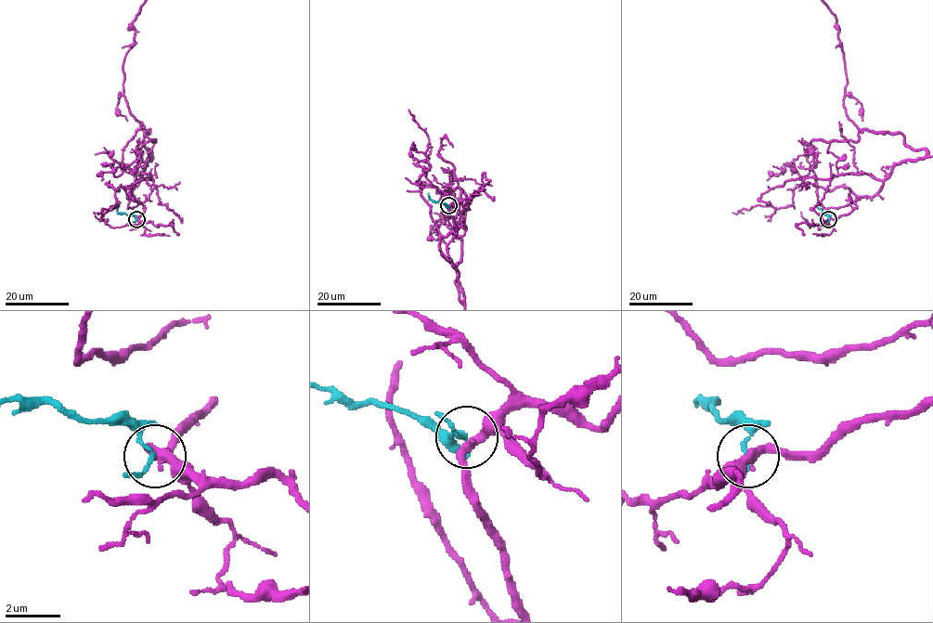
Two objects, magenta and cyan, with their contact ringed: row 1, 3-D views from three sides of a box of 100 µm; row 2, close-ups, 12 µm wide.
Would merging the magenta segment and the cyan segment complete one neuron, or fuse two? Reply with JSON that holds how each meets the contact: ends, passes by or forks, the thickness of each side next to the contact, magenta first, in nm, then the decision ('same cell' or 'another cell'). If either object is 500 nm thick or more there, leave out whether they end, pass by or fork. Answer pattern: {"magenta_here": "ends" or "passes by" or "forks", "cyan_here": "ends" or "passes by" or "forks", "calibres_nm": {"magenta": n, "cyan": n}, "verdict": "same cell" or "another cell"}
{"magenta_here": "passes by", "cyan_here": "passes by", "calibres_nm": {"magenta": 320, "cyan": 120}, "verdict": "another cell"}

